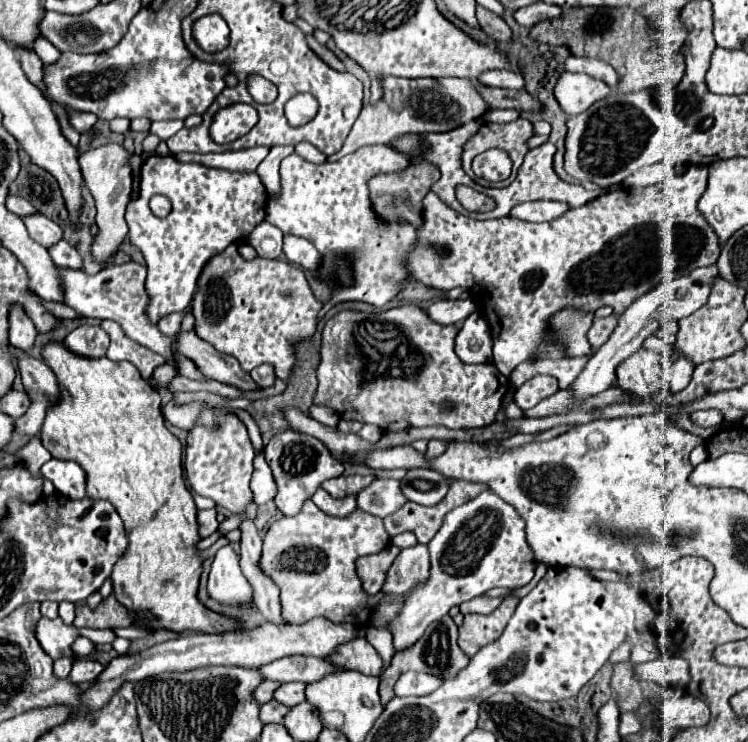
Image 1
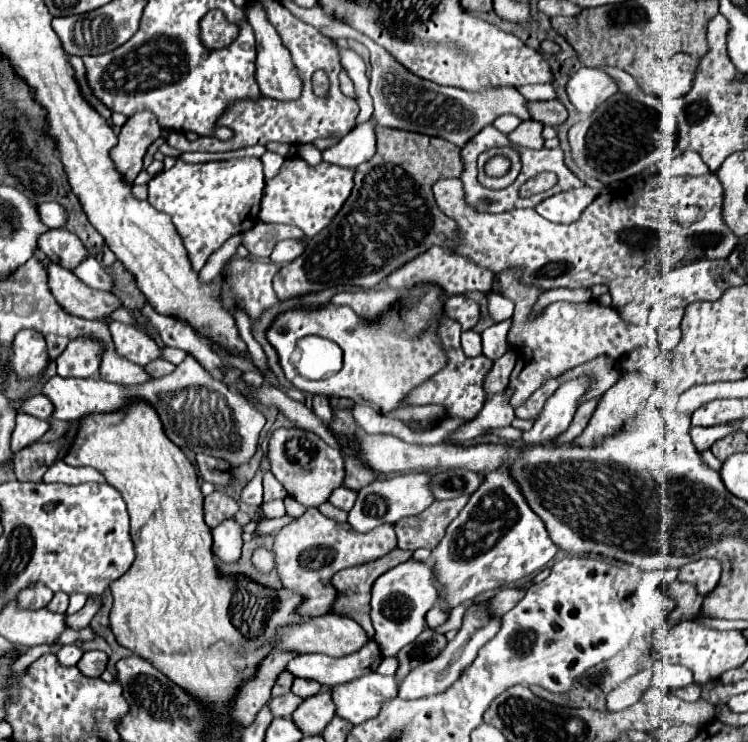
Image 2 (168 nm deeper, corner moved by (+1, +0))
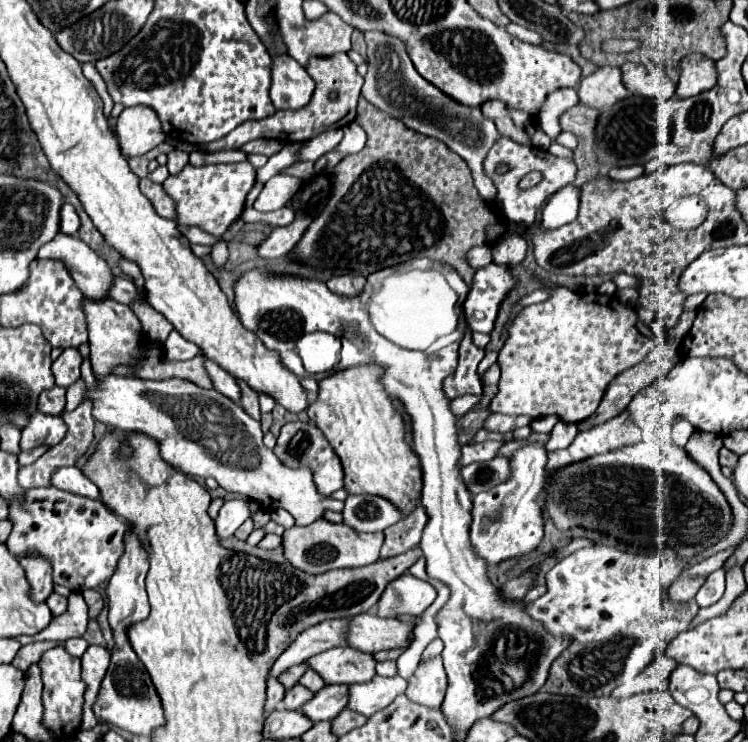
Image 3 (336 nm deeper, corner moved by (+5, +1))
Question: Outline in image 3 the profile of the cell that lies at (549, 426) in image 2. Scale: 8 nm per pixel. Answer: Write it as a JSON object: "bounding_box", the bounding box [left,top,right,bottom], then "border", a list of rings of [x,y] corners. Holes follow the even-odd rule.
{"bounding_box":[471,444,547,564],"border":[[[527,444],[511,456],[511,478],[487,492],[473,498],[473,522],[471,522],[471,542],[477,554],[487,560],[487,564],[499,564],[507,558],[519,558],[535,550],[543,538],[543,516],[539,506],[539,492],[543,486],[547,452],[543,444]]]}

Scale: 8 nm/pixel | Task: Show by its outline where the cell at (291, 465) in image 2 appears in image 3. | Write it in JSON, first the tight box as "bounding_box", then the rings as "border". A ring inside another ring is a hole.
{"bounding_box":[273,422,343,496],"border":[[[289,422],[281,428],[281,434],[277,438],[277,444],[273,448],[273,452],[277,454],[277,458],[291,466],[291,468],[299,468],[299,466],[307,466],[313,470],[313,478],[317,484],[317,490],[323,496],[331,496],[335,490],[343,488],[343,466],[339,456],[333,452],[329,440],[325,440],[325,434],[313,424],[313,422]]]}

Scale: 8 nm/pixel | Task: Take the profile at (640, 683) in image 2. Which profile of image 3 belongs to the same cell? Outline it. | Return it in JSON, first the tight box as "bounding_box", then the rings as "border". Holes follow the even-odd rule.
{"bounding_box":[613,656,675,696],"border":[[[657,656],[637,678],[621,684],[613,690],[613,696],[633,696],[637,692],[649,692],[649,690],[667,690],[669,686],[669,674],[675,668],[675,660],[669,656]]]}

